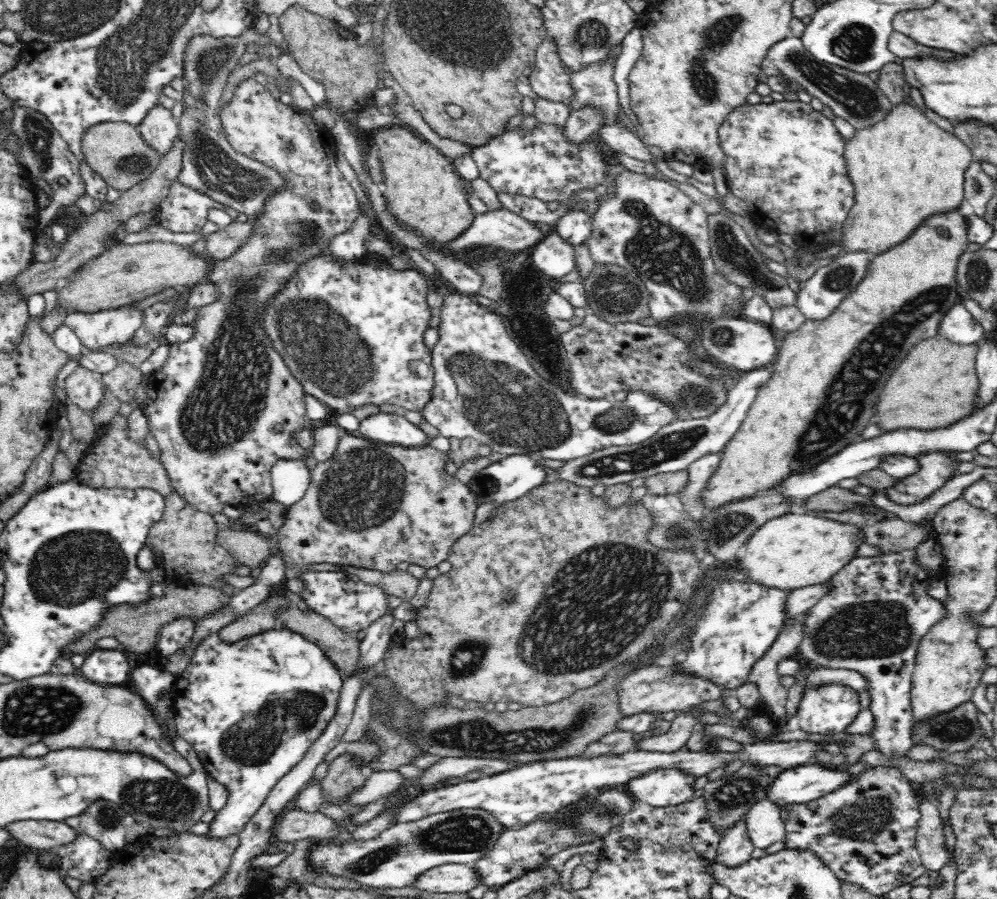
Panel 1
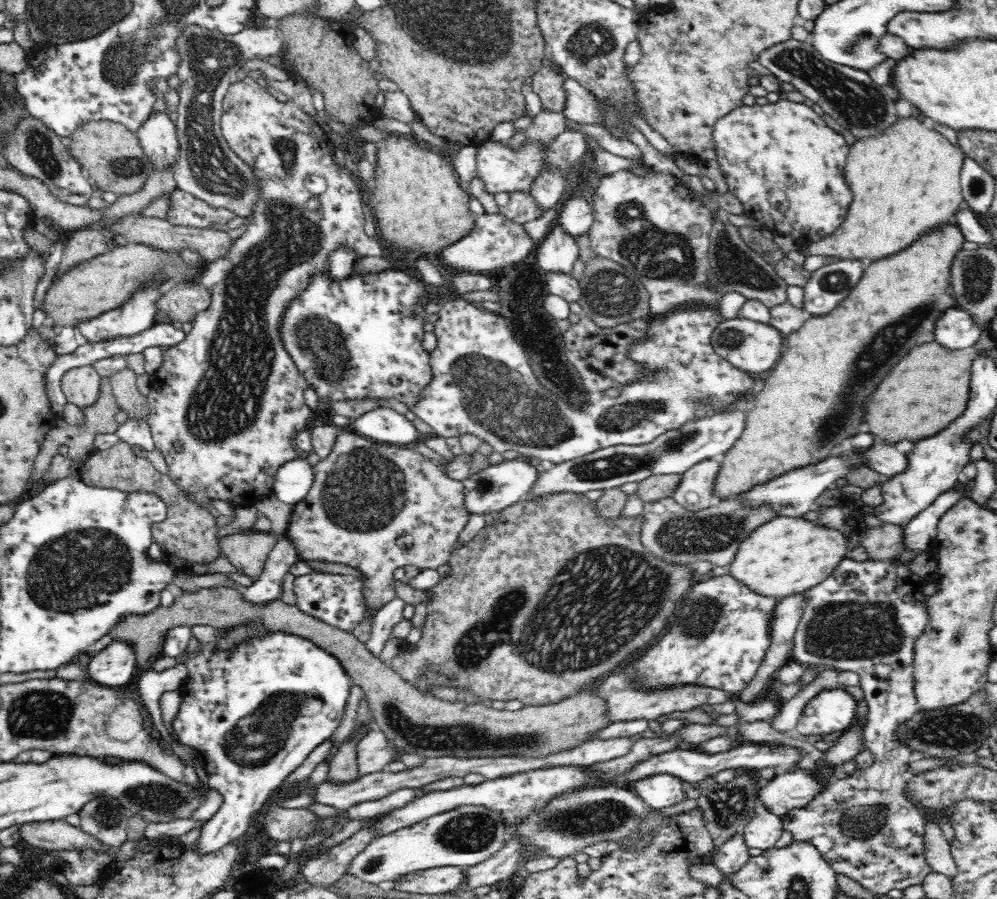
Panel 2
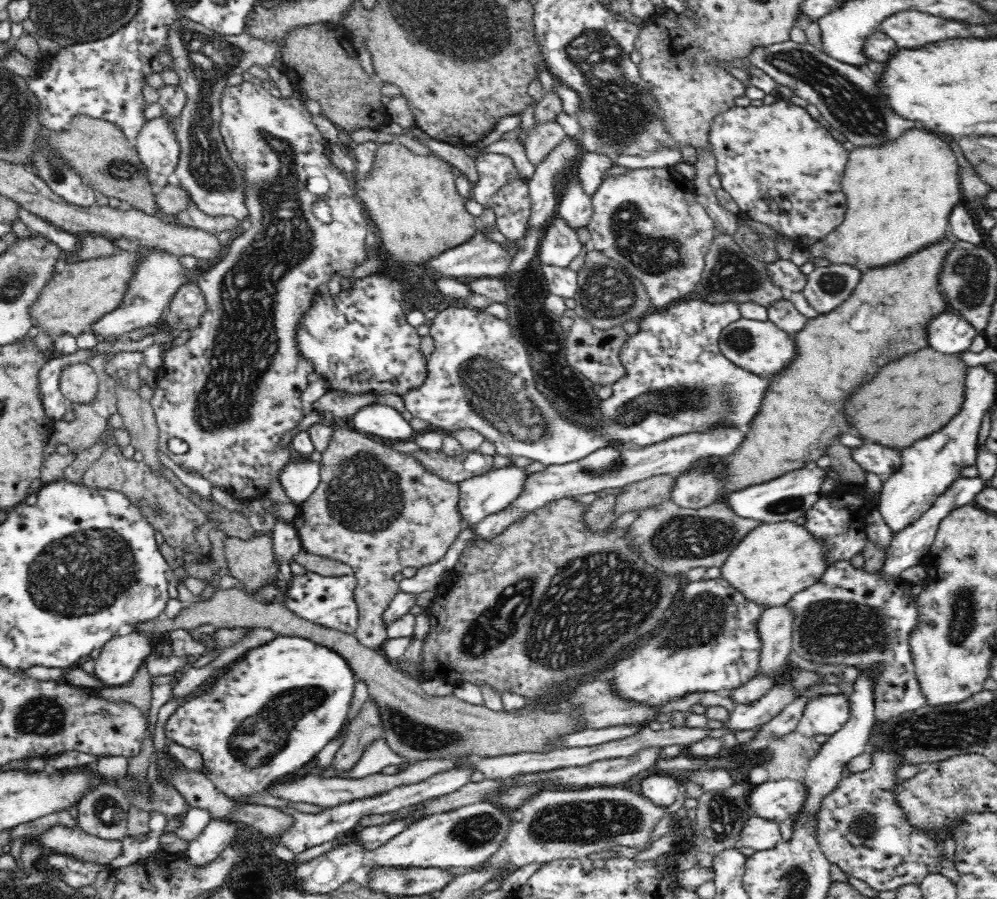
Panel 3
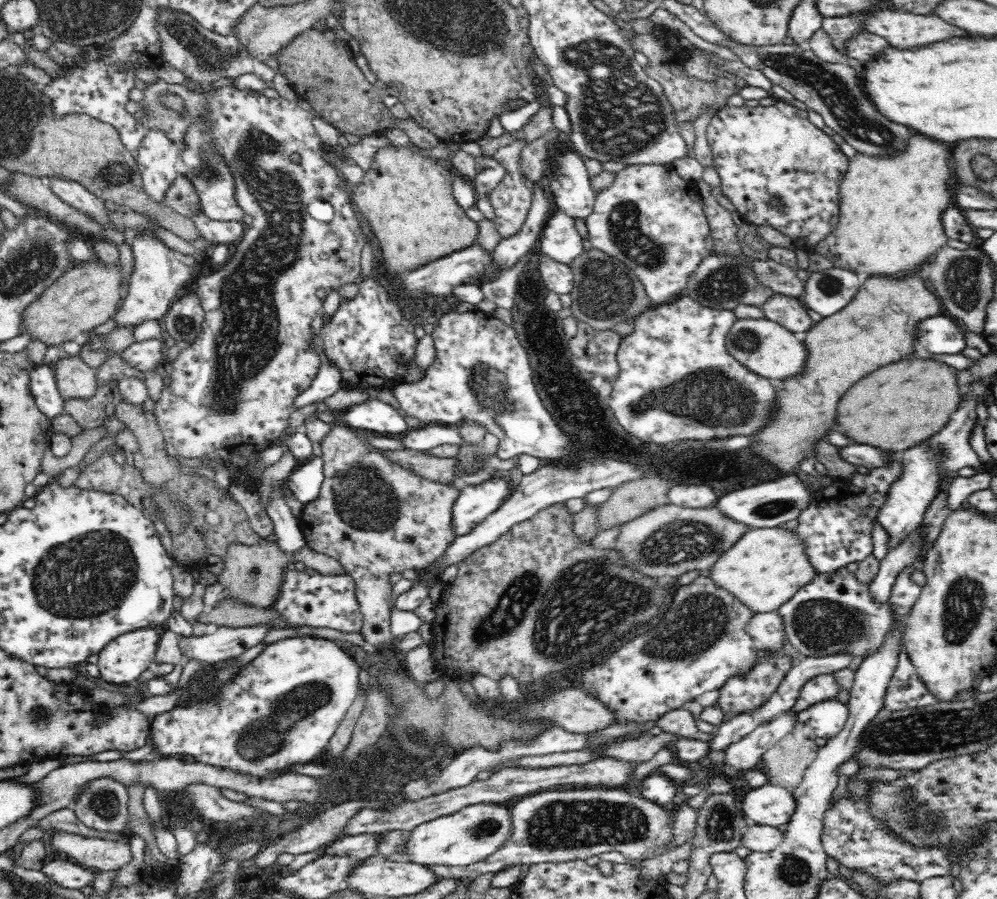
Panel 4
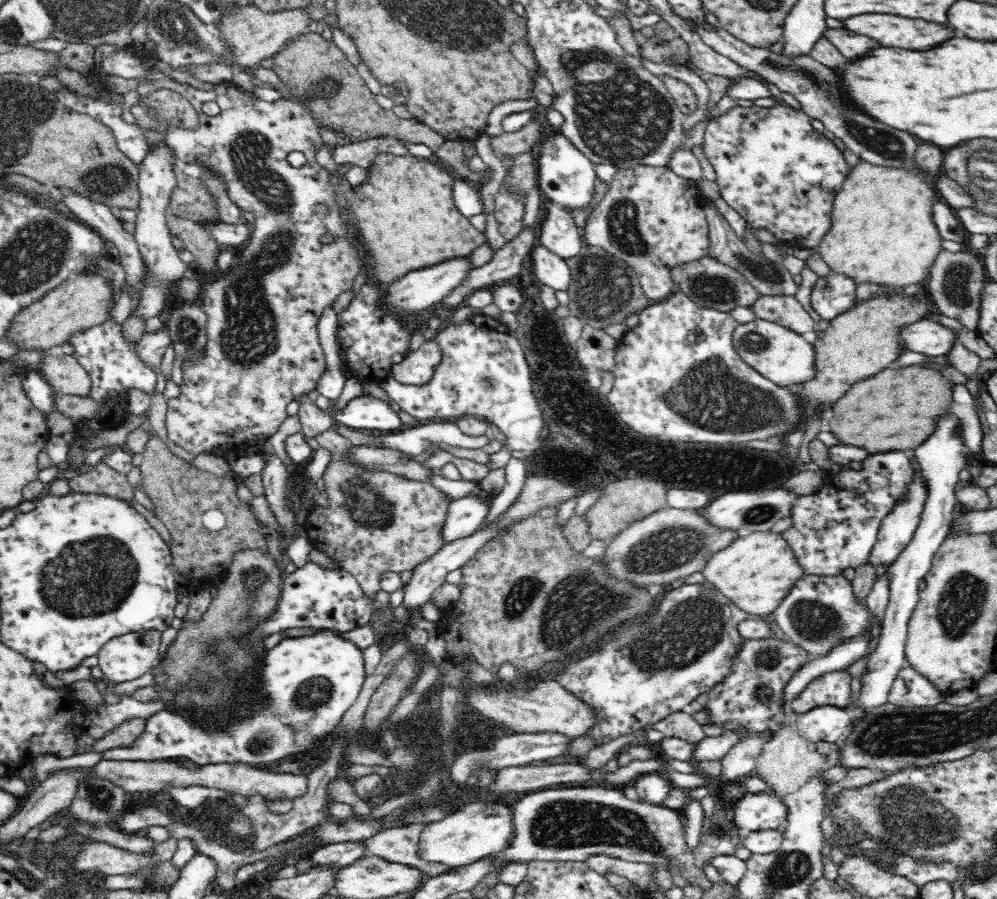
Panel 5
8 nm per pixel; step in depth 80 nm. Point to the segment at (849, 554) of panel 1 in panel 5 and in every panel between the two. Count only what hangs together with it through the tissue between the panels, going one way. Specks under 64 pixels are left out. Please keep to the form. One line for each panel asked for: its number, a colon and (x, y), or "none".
2: (785, 556)
3: (774, 562)
4: (766, 566)
5: (755, 572)

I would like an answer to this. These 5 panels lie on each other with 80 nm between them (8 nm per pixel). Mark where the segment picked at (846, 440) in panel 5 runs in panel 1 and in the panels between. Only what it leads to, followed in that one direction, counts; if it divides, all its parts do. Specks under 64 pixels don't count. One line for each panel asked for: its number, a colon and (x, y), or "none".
1: (936, 385)
2: (922, 394)
3: (908, 400)
4: (898, 407)

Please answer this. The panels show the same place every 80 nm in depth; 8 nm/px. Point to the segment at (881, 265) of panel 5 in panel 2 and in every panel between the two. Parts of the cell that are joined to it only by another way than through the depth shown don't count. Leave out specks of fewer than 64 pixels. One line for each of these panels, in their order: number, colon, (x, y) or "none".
2: (905, 183)
3: (899, 197)
4: (889, 209)

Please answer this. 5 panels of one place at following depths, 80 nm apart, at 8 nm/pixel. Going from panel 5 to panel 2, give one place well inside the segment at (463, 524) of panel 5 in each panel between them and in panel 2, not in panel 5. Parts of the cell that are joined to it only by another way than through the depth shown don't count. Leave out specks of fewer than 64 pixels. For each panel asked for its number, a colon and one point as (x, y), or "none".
2: (489, 491)
3: (482, 495)
4: (475, 503)

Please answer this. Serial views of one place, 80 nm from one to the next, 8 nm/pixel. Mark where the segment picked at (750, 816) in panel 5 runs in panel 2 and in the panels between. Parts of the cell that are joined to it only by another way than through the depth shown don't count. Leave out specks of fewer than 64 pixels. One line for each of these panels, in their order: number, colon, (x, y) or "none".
2: (793, 790)
3: (774, 800)
4: (771, 805)

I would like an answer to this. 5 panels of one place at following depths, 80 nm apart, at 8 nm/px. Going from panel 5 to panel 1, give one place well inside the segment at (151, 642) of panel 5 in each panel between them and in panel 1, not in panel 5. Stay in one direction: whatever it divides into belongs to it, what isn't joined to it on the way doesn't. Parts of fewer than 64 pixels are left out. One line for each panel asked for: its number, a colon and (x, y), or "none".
1: (114, 666)
2: (112, 667)
3: (120, 659)
4: (122, 661)

